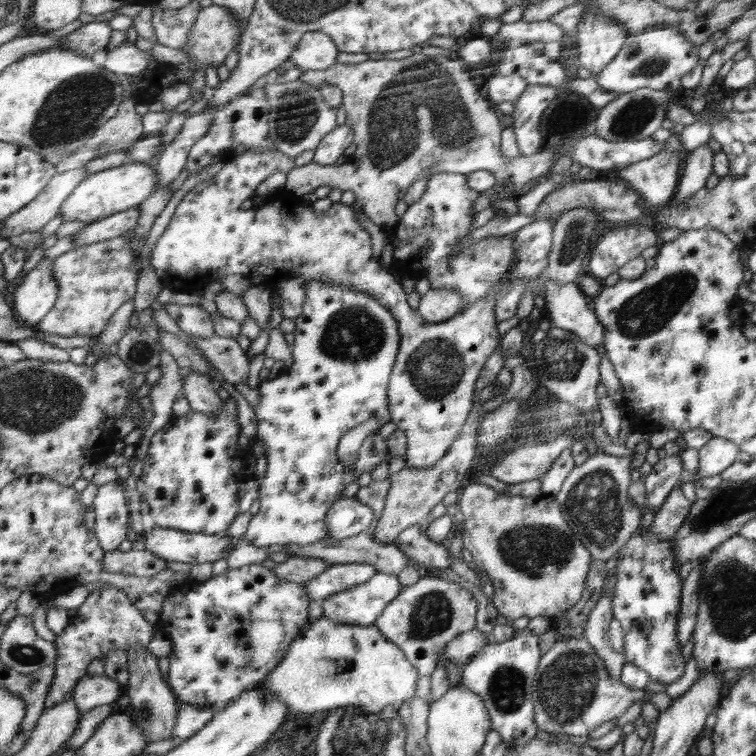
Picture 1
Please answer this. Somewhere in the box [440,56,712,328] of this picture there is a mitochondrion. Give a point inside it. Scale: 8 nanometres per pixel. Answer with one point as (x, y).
(635, 116)

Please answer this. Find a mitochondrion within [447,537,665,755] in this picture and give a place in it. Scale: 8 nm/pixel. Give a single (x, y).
(565, 683)

